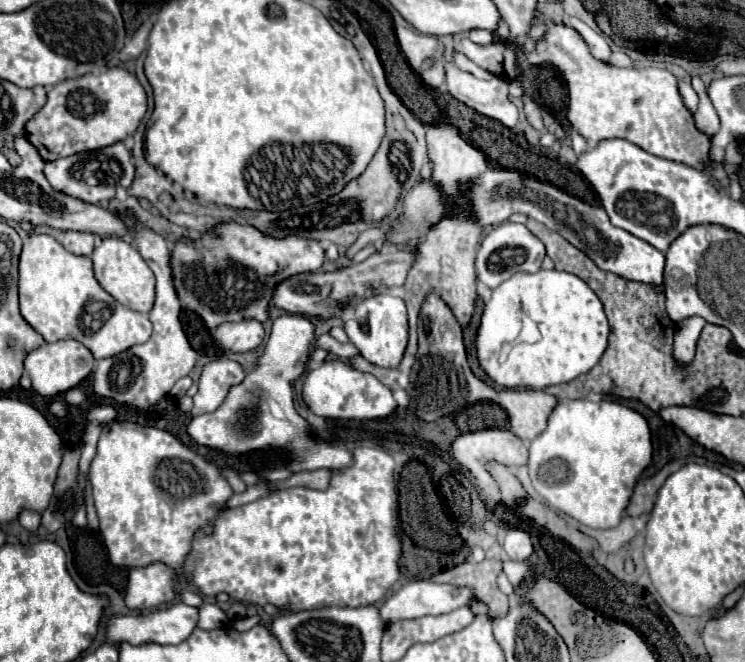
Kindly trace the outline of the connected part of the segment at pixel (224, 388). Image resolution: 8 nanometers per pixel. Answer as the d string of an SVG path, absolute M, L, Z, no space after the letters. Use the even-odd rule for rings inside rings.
M227 358L215 360L211 364L207 364L201 372L201 380L199 380L199 392L193 396L193 416L201 416L207 412L213 412L215 408L219 408L219 404L223 404L223 400L227 398L227 392L235 386L243 382L243 368Z

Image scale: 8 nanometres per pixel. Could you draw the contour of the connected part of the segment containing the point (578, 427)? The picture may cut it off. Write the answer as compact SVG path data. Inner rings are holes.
M567 400L557 404L547 430L531 442L527 466L533 488L555 510L589 528L615 528L651 458L651 430L639 412L613 400Z

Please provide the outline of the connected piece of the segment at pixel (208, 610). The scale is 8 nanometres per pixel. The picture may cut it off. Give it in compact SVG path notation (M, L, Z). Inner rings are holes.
M203 602L197 610L199 610L197 626L203 628L203 630L215 630L215 628L221 628L221 626L225 626L229 622L227 616L225 616L225 612L217 604Z

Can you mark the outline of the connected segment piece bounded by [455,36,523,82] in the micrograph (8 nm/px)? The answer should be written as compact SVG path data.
M467 36L457 38L455 50L465 54L469 60L473 60L477 66L493 72L495 76L501 76L505 80L513 80L517 76L517 60L523 58L517 54L515 46L501 42L501 44L489 44L485 48L473 44Z

